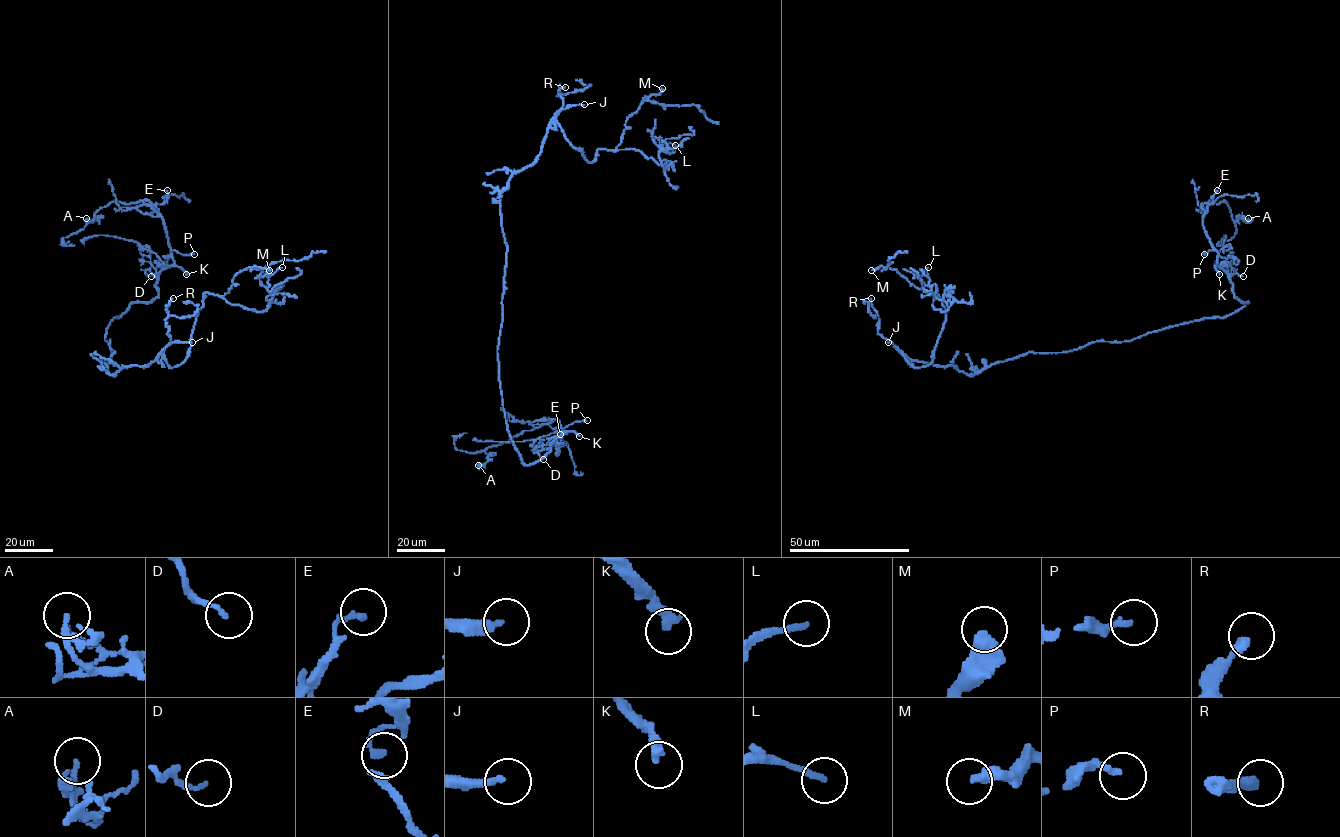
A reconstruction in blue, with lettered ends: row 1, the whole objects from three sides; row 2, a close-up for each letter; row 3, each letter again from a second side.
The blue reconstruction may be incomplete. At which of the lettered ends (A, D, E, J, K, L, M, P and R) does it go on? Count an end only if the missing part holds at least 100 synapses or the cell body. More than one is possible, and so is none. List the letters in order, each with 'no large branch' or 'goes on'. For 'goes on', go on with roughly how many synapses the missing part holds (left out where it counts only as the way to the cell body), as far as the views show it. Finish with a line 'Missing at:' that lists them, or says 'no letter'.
A: no large branch
D: no large branch
E: no large branch
J: goes on | 200 syn
K: goes on
L: no large branch
M: no large branch
P: no large branch
R: no large branch
Missing at: J, K

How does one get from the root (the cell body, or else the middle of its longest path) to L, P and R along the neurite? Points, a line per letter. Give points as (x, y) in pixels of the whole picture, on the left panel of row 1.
L: (112, 352), (111, 374), (161, 353), (177, 367), (205, 293), (262, 311), (268, 278), (282, 267)
P: (112, 352), (105, 339), (109, 324), (131, 303), (158, 295), (157, 275), (173, 264), (171, 250), (194, 254)
R: (112, 352), (107, 371), (111, 374), (153, 361), (170, 340), (165, 319), (173, 298)

